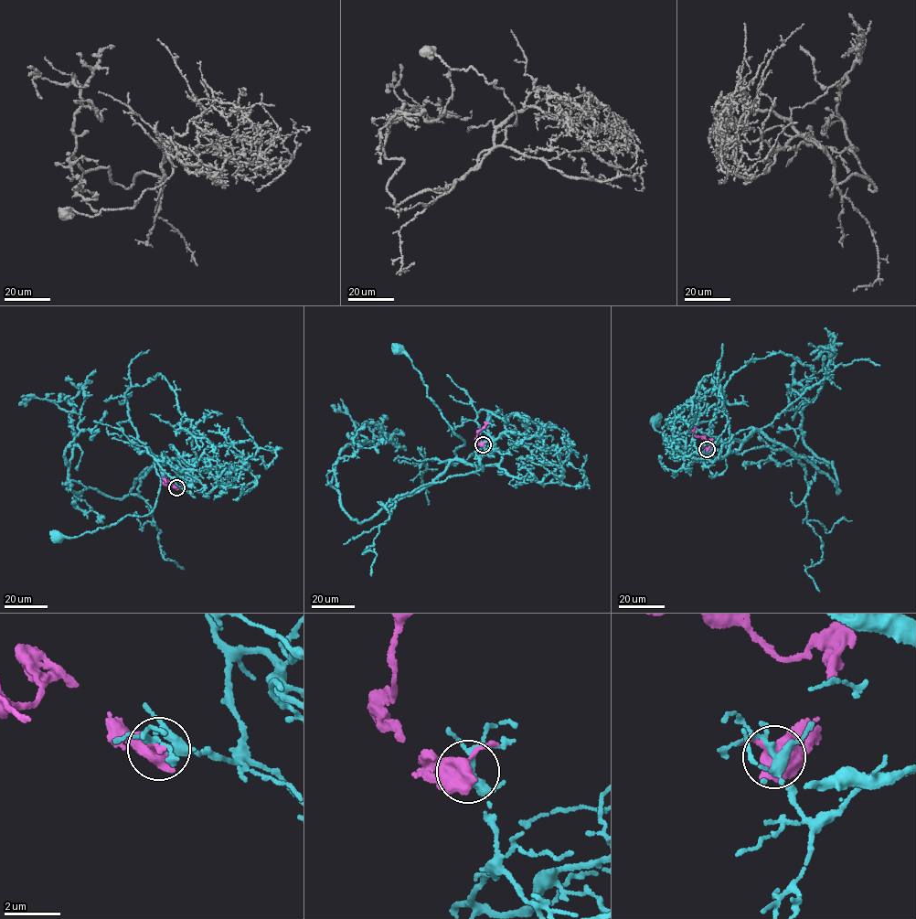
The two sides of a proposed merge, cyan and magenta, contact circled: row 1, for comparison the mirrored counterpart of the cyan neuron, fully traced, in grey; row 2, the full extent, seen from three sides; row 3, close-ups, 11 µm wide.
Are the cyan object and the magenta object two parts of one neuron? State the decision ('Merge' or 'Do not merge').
Do not merge

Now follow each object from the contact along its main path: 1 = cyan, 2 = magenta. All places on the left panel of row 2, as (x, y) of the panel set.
1: (176, 487), (183, 487), (180, 476), (188, 467), (156, 458), (160, 486), (148, 515), (58, 538)
2: (176, 487), (169, 482), (165, 484), (163, 477)

